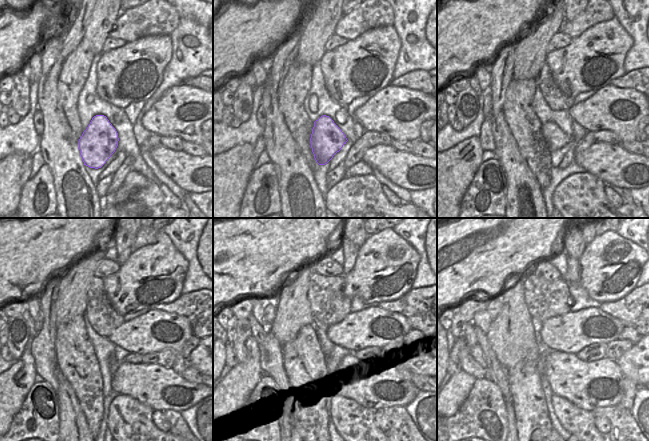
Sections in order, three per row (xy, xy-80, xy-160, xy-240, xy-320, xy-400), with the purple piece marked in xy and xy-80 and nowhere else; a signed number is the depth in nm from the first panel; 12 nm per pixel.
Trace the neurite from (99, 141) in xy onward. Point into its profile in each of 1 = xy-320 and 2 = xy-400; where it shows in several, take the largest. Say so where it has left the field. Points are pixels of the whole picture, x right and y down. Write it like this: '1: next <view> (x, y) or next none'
1: next xy-320 (364, 355)
2: next xy-400 (597, 351)

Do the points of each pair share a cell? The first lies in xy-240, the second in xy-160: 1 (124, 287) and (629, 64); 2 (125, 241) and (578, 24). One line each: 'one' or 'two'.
1: two
2: two

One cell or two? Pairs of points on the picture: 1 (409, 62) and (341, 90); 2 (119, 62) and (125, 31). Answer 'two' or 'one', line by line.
1: two
2: two

